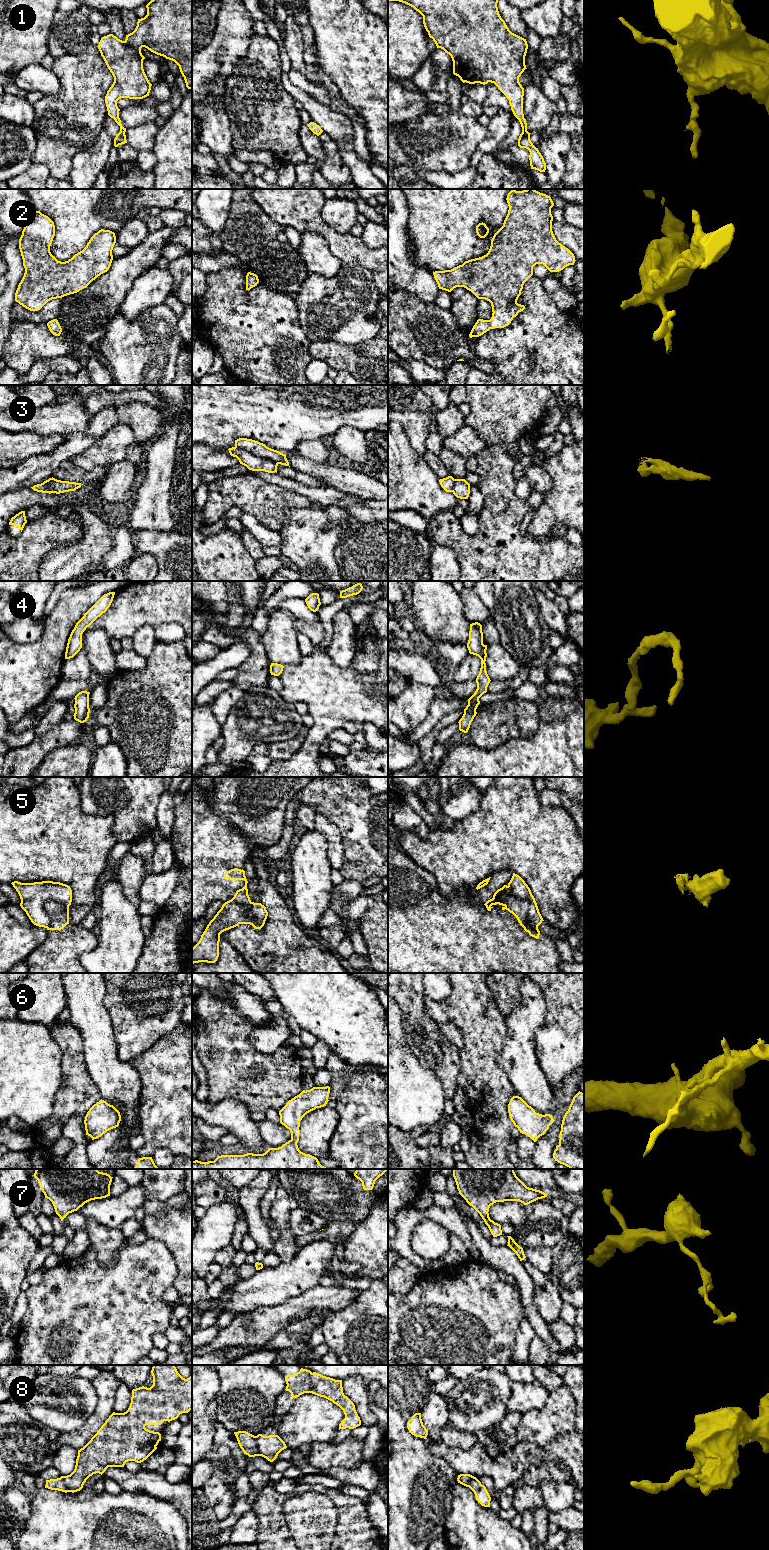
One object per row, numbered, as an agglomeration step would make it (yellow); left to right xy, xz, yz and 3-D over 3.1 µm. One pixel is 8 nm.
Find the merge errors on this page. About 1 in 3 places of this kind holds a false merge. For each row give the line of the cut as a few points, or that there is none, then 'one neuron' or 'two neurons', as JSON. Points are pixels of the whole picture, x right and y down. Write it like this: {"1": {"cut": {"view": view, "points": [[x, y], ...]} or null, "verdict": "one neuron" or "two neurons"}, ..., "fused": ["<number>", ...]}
{"1": {"cut": null, "verdict": "one neuron"}, "2": {"cut": null, "verdict": "one neuron"}, "3": {"cut": {"view": "xz", "points": [[235, 446], [267, 457], [277, 464]]}, "verdict": "two neurons"}, "4": {"cut": null, "verdict": "one neuron"}, "5": {"cut": {"view": "yz", "points": [[507, 886], [513, 896], [528, 902], [525, 921], [537, 926]]}, "verdict": "two neurons"}, "6": {"cut": null, "verdict": "one neuron"}, "7": {"cut": null, "verdict": "one neuron"}, "8": {"cut": {"view": "xz", "points": [[255, 1436], [255, 1442], [261, 1455]]}, "verdict": "two neurons"}, "fused": ["3", "5", "8"]}

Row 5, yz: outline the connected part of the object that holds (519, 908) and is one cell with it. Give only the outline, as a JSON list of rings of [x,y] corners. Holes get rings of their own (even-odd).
[[[504,885],[502,888],[498,889],[494,893],[493,898],[488,900],[484,905],[488,911],[491,911],[491,906],[496,904],[502,905],[502,910],[506,909],[512,913],[530,936],[536,939],[539,938],[540,931],[538,926],[533,923],[525,922],[525,918],[529,910],[529,902],[527,900],[519,900],[513,897],[508,889],[508,886]]]

